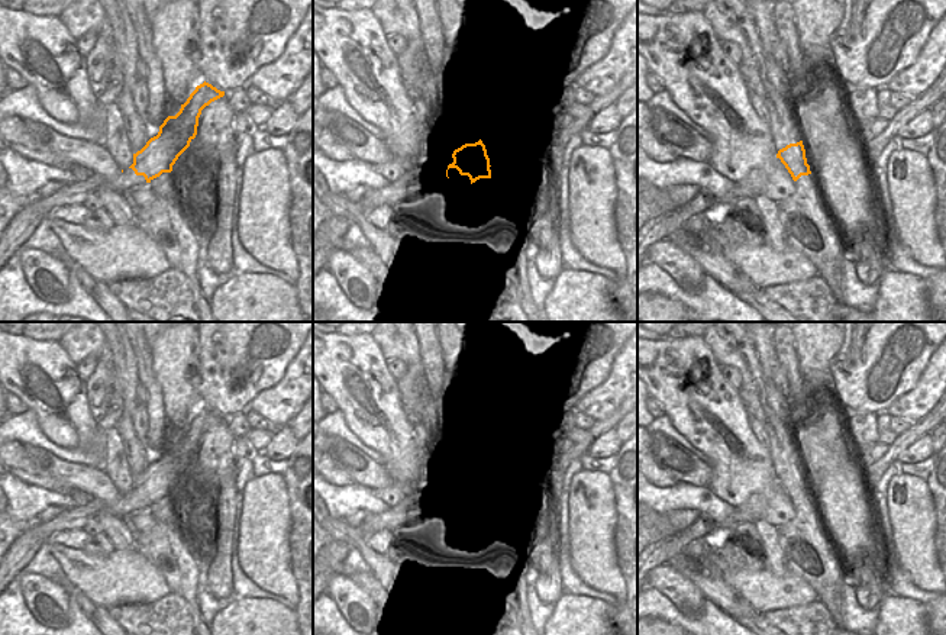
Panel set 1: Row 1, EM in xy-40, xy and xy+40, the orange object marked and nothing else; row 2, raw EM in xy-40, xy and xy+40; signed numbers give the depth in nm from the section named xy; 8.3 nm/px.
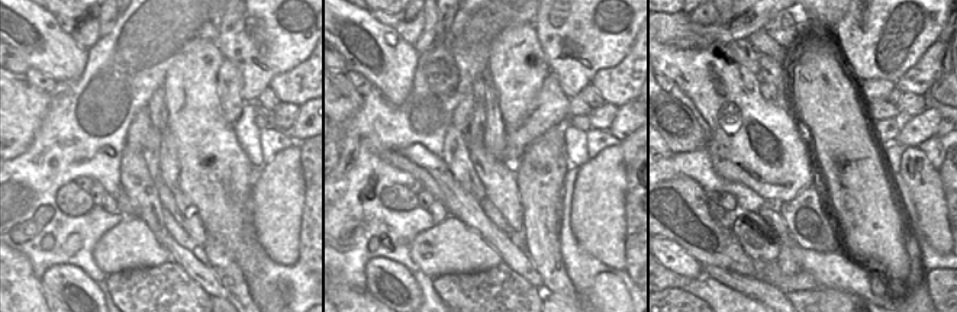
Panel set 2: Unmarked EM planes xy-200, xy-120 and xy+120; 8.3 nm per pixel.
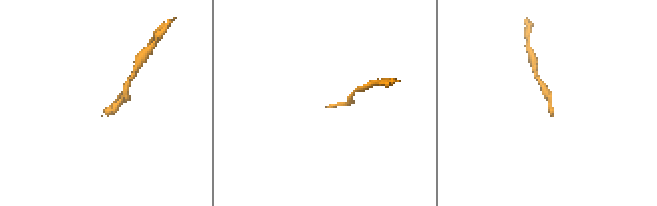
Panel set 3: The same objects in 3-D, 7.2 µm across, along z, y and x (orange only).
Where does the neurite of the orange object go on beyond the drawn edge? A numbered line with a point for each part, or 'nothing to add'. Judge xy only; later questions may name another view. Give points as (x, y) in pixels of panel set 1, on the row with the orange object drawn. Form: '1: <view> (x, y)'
1: xy (346, 234).

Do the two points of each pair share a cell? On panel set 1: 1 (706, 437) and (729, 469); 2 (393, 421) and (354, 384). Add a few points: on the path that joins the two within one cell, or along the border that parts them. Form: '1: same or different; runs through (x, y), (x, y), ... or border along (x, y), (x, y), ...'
1: same; runs through (713, 444), (729, 461)
2: same; runs through (383, 413), (364, 395)

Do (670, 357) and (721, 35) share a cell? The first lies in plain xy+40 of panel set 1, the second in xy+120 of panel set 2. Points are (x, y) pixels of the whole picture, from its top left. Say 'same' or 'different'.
different

